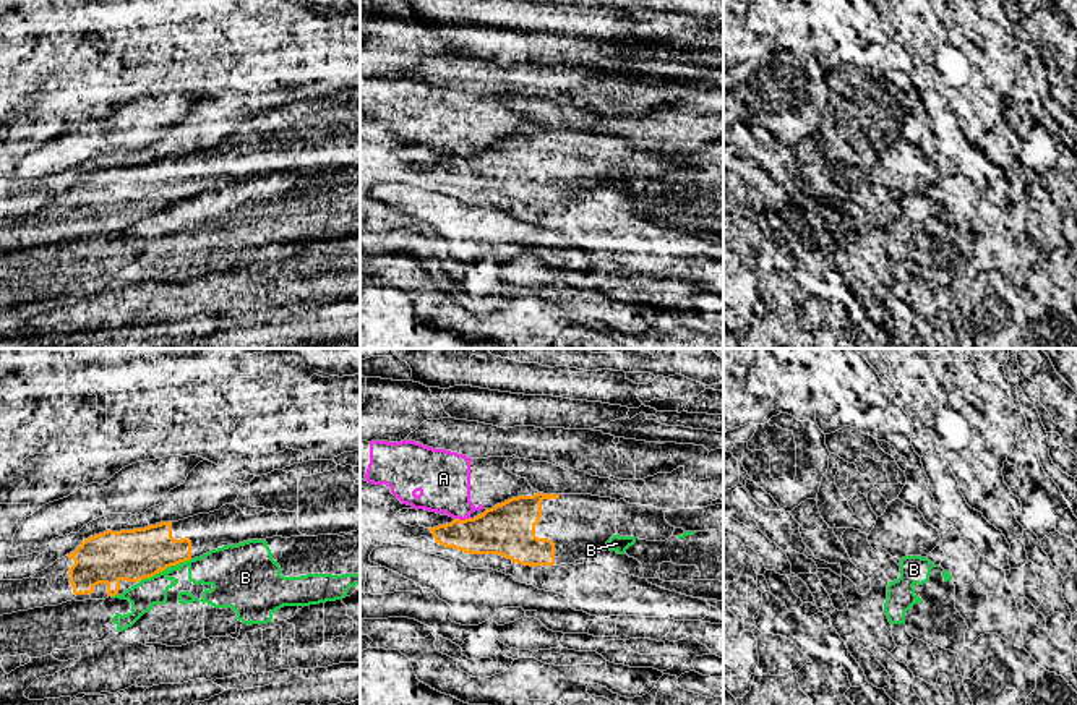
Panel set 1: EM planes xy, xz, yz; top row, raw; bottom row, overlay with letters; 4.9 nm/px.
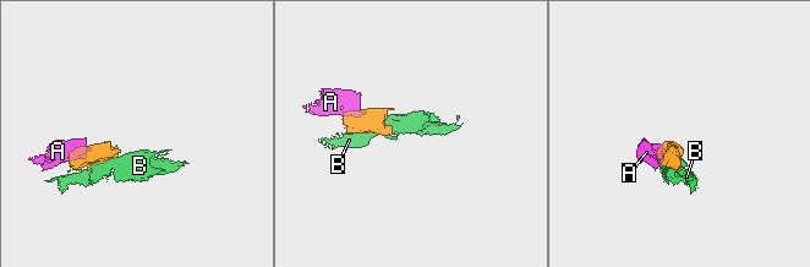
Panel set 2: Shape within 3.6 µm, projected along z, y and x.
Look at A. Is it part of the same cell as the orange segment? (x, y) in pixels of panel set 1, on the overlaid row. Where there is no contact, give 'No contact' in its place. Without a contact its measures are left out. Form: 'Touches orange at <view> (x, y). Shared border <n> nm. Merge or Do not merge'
Touches orange at xz (463, 521). Shared border 80 nm. Do not merge

